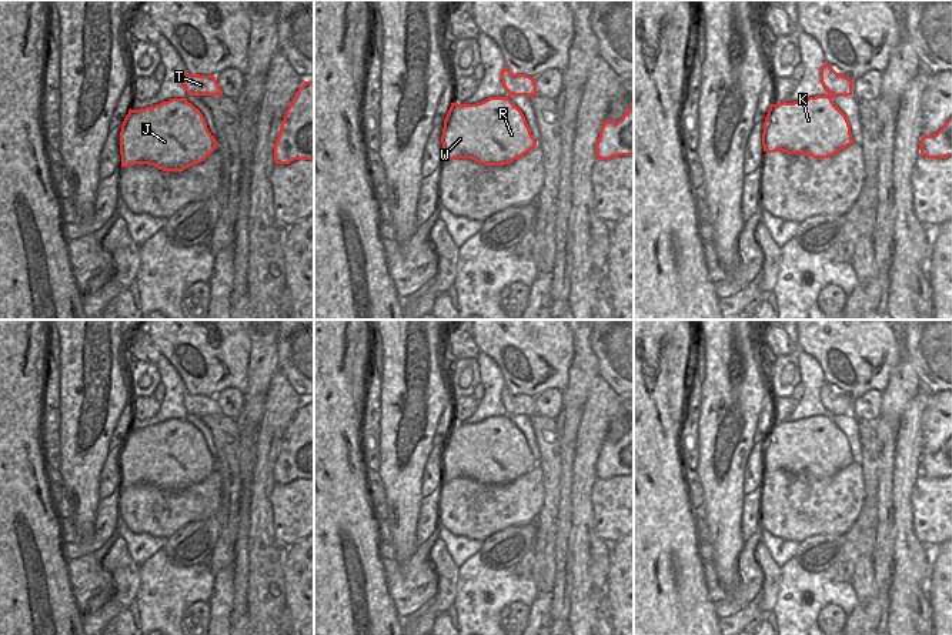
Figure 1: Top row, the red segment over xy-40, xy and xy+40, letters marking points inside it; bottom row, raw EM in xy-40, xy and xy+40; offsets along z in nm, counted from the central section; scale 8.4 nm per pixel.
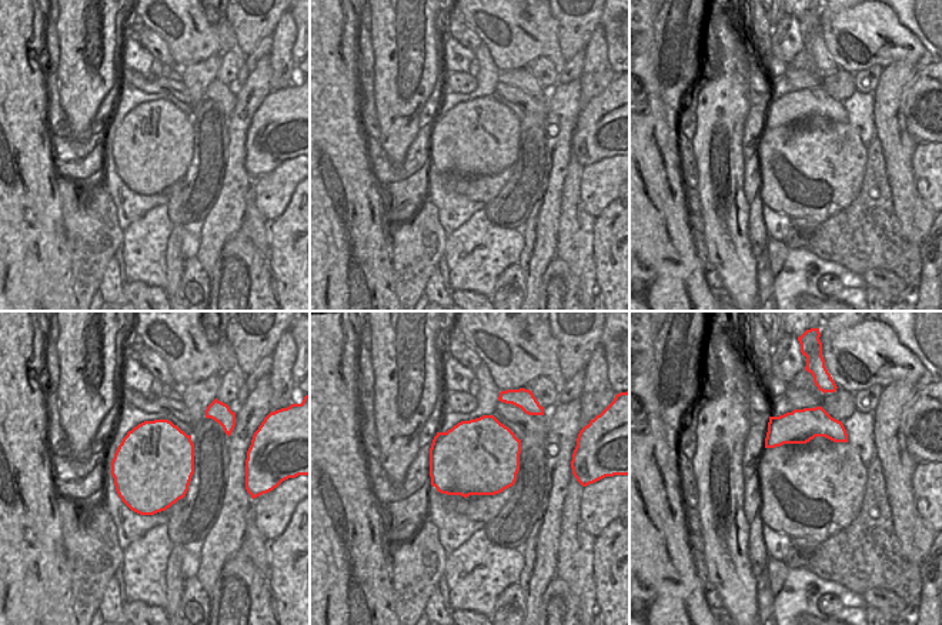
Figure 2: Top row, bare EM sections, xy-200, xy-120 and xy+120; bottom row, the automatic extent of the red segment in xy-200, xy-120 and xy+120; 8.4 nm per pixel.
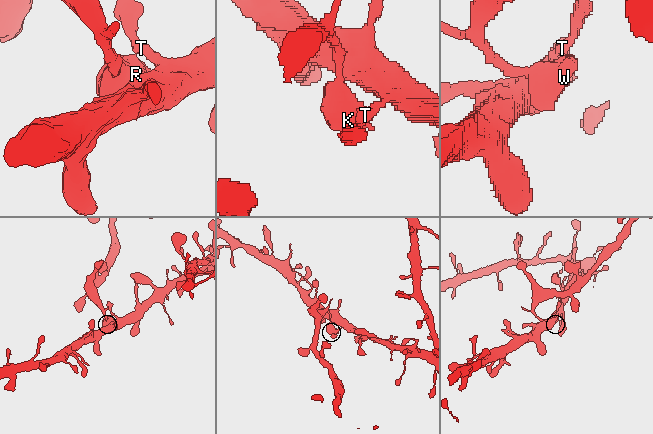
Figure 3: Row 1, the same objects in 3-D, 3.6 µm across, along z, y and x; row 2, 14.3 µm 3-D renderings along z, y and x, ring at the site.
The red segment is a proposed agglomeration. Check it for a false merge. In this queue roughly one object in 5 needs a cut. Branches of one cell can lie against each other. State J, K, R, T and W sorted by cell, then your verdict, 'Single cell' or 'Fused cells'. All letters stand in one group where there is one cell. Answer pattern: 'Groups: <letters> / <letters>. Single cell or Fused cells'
Groups: J K R T W. Single cell

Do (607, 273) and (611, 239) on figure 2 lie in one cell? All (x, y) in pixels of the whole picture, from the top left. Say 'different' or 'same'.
same

